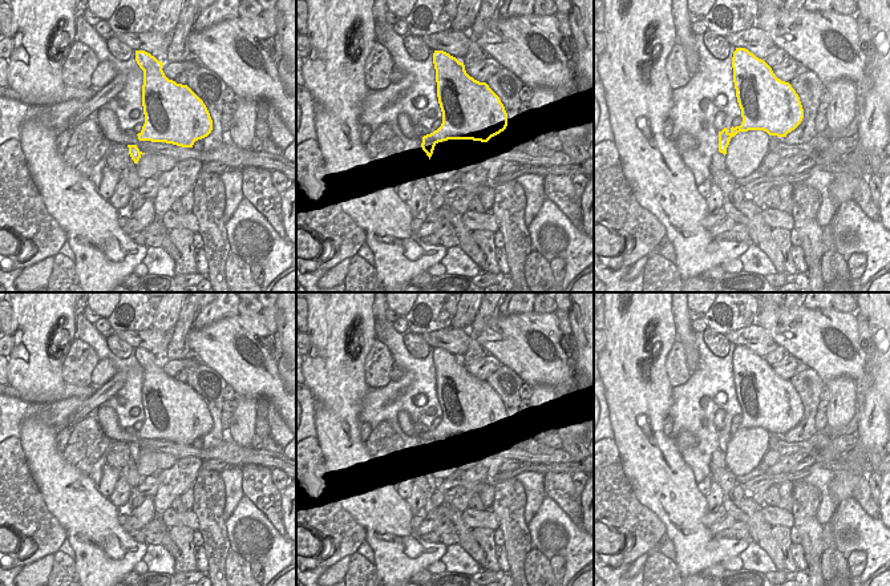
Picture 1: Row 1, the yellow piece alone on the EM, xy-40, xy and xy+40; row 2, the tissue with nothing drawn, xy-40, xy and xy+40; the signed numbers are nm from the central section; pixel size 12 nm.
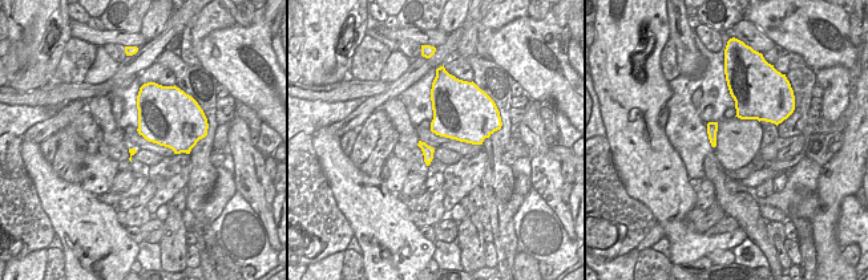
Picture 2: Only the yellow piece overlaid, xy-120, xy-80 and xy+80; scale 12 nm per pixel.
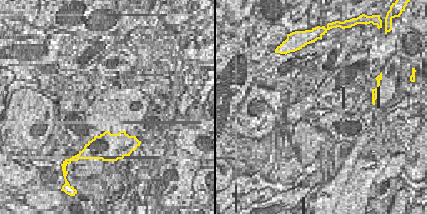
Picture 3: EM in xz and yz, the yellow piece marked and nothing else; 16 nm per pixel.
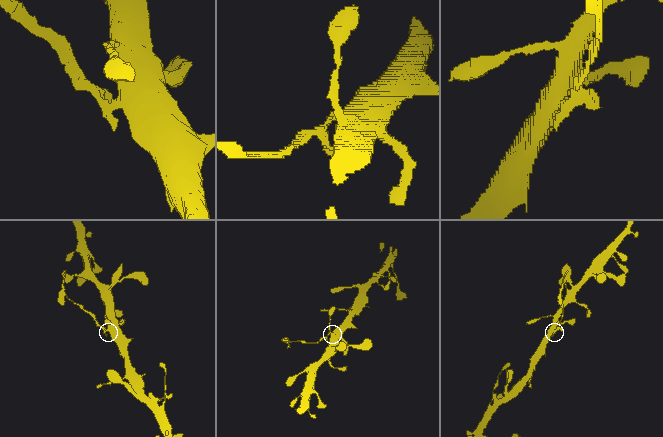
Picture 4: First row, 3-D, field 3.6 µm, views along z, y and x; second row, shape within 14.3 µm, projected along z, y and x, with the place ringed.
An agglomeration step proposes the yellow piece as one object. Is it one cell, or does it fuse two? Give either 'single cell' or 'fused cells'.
fused cells

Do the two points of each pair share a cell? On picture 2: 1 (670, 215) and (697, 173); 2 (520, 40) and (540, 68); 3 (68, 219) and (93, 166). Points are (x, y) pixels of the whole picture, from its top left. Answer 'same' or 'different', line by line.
1: different
2: same
3: different

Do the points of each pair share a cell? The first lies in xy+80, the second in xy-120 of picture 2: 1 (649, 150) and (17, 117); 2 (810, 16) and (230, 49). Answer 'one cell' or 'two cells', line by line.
1: two cells
2: one cell

